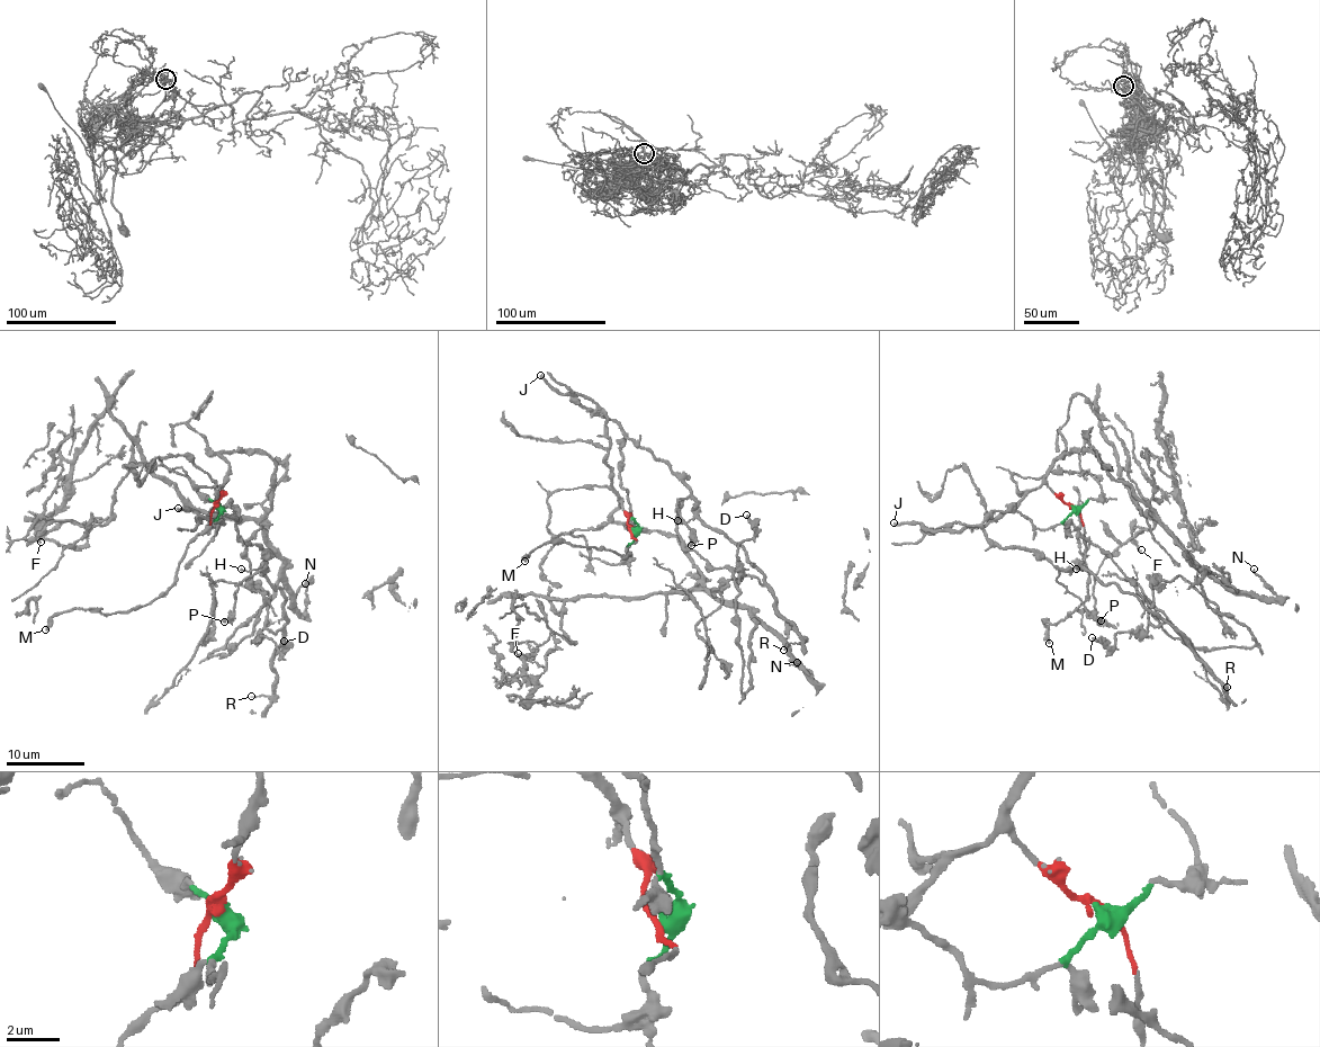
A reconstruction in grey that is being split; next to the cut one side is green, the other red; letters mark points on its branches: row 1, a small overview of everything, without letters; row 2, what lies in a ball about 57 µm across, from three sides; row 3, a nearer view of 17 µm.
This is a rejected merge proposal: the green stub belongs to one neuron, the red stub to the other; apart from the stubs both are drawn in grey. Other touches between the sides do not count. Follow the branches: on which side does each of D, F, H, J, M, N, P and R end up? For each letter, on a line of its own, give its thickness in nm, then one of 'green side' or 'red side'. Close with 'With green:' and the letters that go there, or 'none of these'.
D: calibre 280 nm; green side
F: calibre 190 nm; red side
H: calibre 190 nm; green side
J: calibre 240 nm; red side
M: calibre 280 nm; red side
N: calibre 170 nm; red side
P: calibre 200 nm; green side
R: calibre 130 nm; green side
With green: D, H, P, R

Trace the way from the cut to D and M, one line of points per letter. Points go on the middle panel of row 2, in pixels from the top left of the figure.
D: (631, 528), (619, 476), (627, 436), (663, 462), (762, 584), (741, 572), (738, 546), (754, 531), (746, 515)
M: (631, 528), (635, 543), (626, 547), (626, 554), (630, 553), (568, 543), (540, 545), (524, 561)

